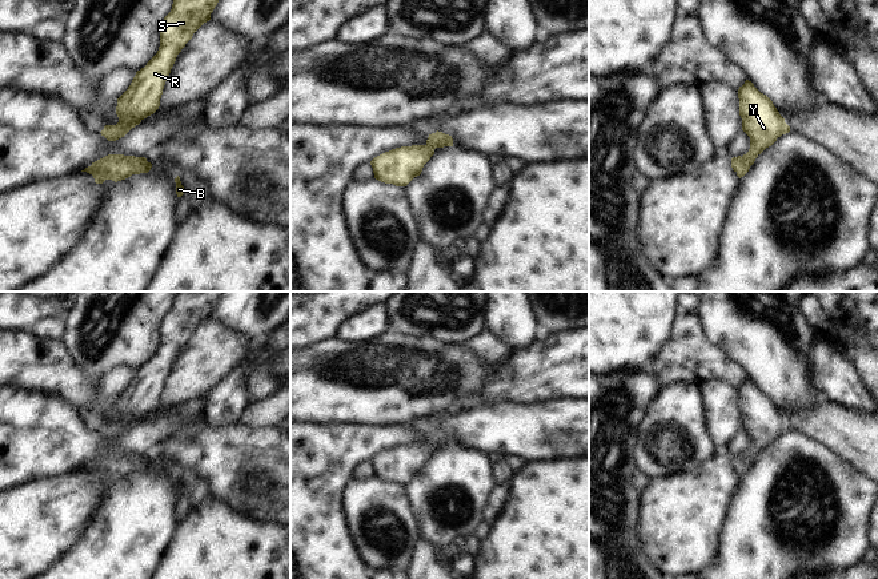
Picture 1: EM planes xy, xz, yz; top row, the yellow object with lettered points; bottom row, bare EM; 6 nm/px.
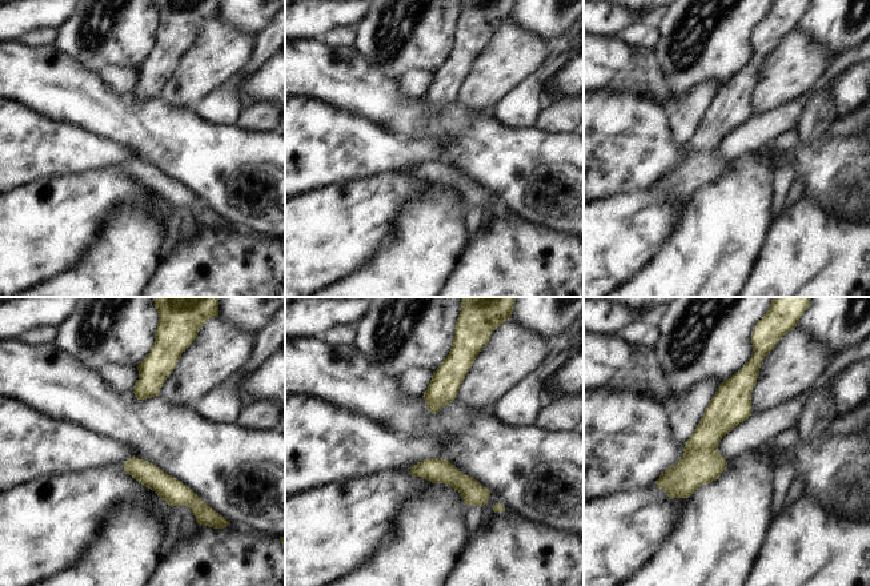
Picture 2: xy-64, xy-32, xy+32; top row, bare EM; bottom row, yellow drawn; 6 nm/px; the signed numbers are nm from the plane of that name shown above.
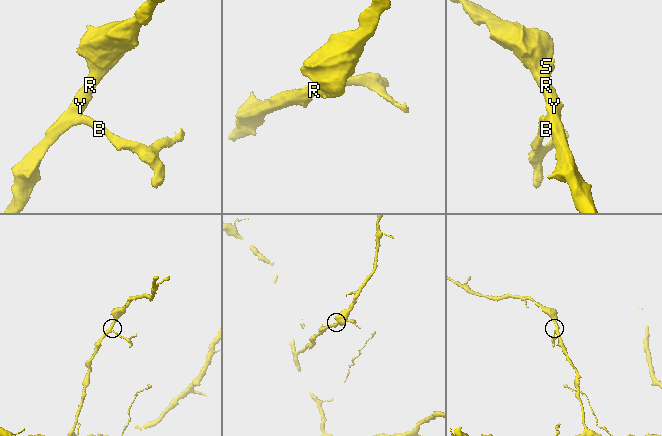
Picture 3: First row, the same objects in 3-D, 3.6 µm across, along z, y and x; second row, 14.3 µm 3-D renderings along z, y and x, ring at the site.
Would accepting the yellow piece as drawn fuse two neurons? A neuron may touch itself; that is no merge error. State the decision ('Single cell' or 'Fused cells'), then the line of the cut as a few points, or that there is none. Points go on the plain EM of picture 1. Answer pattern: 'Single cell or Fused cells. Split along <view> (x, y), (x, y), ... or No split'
Single cell. No split

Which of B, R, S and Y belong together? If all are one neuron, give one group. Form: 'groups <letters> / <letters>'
groups B R S Y

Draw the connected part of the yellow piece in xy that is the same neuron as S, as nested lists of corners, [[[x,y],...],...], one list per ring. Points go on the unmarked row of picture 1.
[[[176,291],[171,310],[160,325],[160,345],[144,366],[136,370],[128,387],[117,397],[116,423],[100,430],[108,439],[124,435],[160,405],[163,387],[177,353],[207,319],[221,291]]]

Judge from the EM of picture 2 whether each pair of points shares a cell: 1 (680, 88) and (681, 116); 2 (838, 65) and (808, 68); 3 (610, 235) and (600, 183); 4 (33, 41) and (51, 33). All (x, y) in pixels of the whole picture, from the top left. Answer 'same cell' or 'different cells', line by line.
1: different cells
2: different cells
3: different cells
4: same cell

